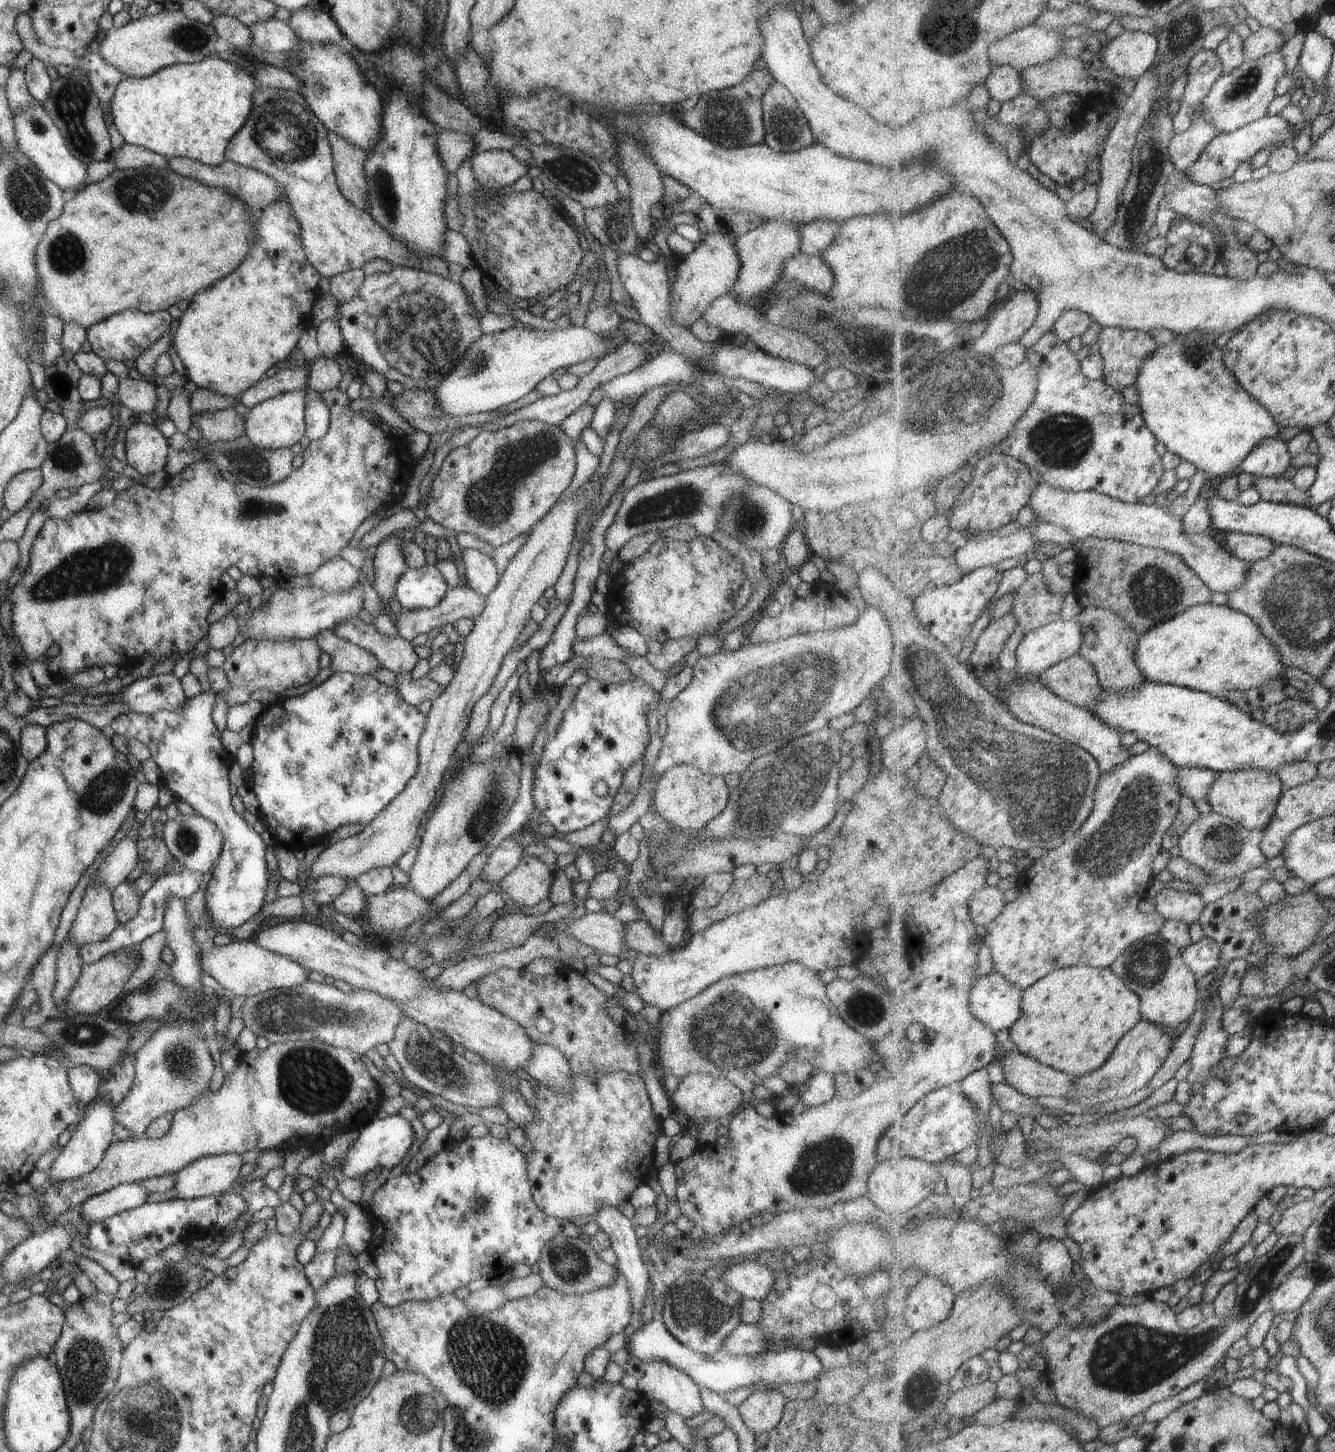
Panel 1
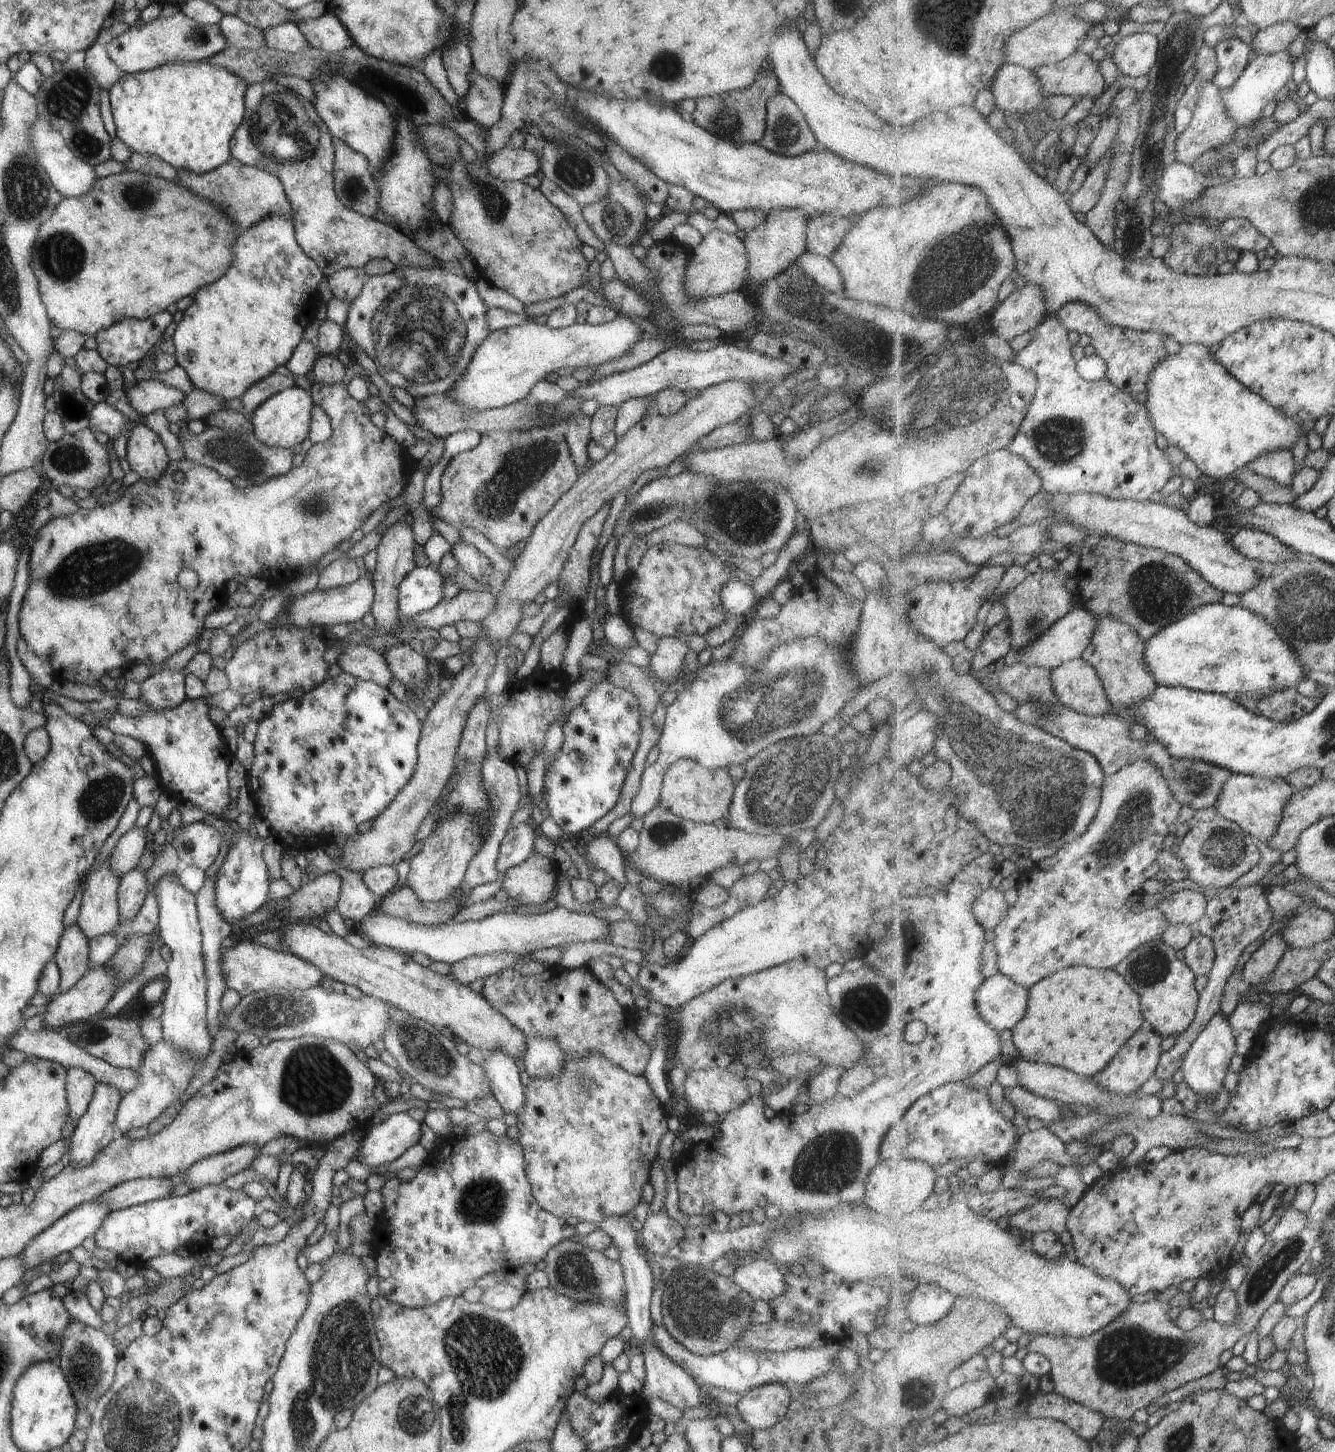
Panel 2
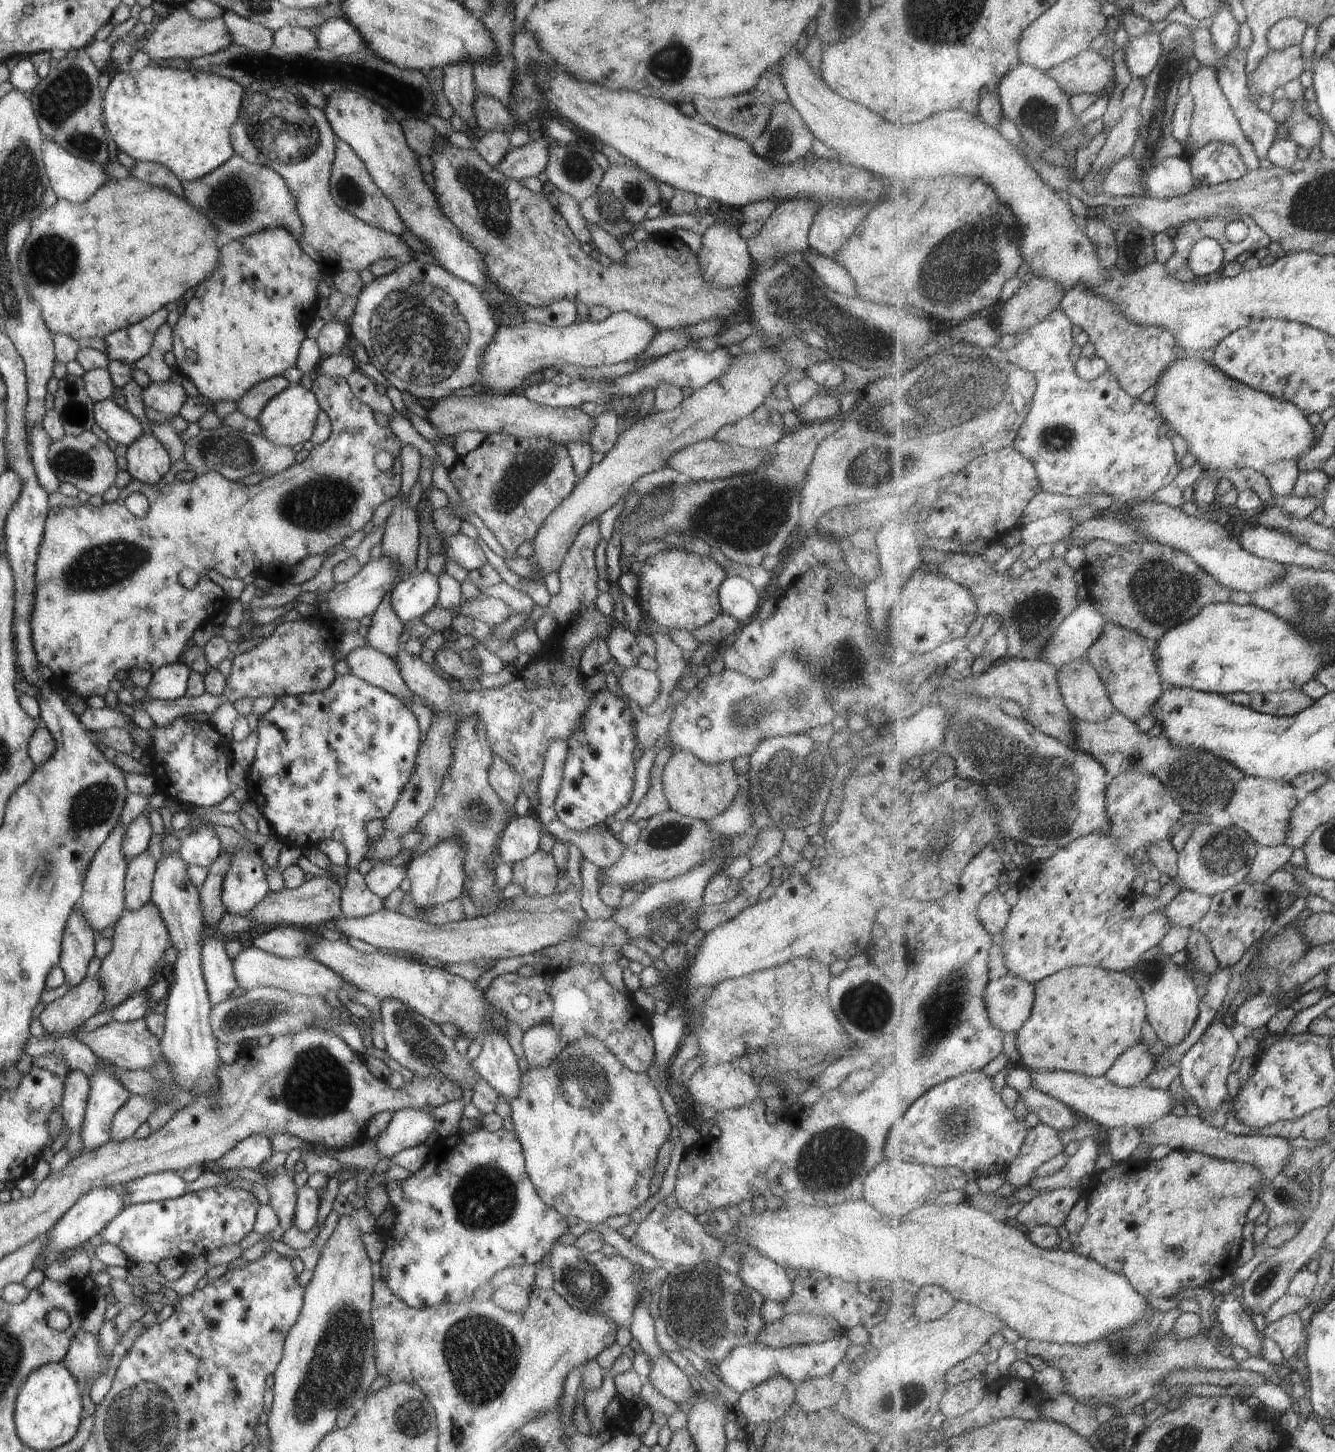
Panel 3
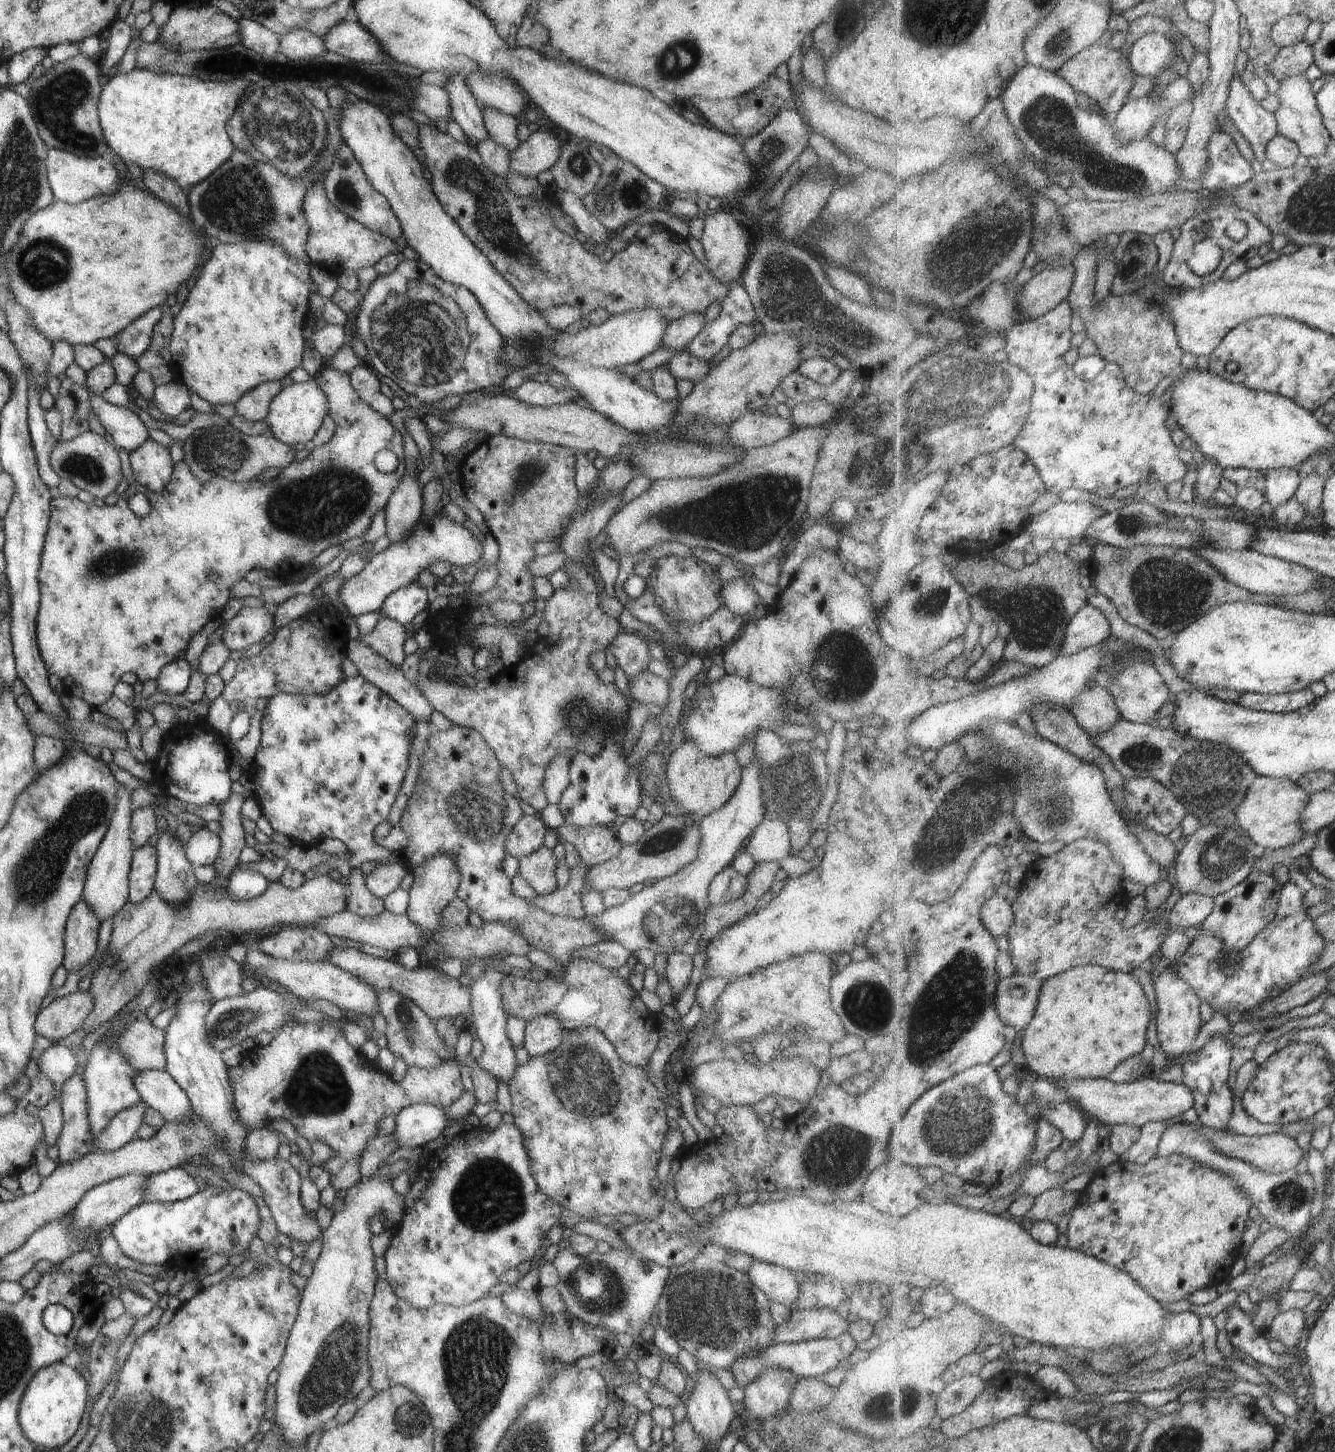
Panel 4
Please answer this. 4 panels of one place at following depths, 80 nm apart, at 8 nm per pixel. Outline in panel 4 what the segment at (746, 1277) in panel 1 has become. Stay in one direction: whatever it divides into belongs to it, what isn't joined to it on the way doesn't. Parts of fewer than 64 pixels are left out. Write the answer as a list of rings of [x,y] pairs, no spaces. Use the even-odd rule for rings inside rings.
[[[753,1259],[745,1274],[771,1303],[789,1308],[798,1297],[798,1284],[792,1273],[789,1269]]]

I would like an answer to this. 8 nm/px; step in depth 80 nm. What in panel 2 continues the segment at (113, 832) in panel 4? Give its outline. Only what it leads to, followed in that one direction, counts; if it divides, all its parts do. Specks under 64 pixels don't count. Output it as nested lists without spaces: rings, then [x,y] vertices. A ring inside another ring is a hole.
[[[108,857],[99,866],[95,867],[94,872],[87,875],[85,884],[83,884],[83,894],[79,914],[76,917],[76,925],[88,939],[113,932],[121,921],[118,917],[118,898],[116,893],[120,878],[110,869],[109,859],[111,858]]]

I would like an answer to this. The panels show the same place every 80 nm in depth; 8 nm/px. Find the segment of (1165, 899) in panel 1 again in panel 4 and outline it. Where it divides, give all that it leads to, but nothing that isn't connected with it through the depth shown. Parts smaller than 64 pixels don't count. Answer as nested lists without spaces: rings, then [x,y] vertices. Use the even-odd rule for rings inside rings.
[[[1201,893],[1184,894],[1167,913],[1167,922],[1172,928],[1200,927],[1213,912],[1215,899]]]

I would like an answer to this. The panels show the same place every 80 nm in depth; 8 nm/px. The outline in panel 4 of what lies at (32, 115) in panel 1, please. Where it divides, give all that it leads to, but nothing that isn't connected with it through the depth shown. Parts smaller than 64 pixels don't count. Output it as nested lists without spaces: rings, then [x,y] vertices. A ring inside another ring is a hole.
[[[50,148],[46,152],[44,163],[48,185],[52,190],[53,198],[57,201],[77,204],[93,195],[111,194],[120,183],[115,168],[109,162],[109,155],[100,157],[76,157],[71,153]]]

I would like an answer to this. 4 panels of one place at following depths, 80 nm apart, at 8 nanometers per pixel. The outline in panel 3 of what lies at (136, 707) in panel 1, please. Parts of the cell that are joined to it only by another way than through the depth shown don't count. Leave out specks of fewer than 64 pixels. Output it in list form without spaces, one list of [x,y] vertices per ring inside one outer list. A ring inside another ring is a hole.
[[[178,661],[160,666],[153,672],[145,693],[151,699],[160,701],[178,699],[184,695],[189,673],[187,666]]]

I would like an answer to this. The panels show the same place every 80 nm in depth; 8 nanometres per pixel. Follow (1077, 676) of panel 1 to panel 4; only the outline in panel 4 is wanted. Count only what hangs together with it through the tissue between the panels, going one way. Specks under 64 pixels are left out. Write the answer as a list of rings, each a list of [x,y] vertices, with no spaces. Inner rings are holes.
[[[1105,687],[1086,688],[1079,694],[1077,702],[1072,704],[1070,711],[1093,738],[1109,731],[1122,718],[1114,696]]]

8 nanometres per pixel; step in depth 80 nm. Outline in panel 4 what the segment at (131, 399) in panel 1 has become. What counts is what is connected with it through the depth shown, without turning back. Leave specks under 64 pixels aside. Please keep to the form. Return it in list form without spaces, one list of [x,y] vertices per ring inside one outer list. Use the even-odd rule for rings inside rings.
[[[171,380],[154,388],[153,406],[156,406],[161,414],[175,417],[190,406],[189,394],[188,388],[183,383]]]

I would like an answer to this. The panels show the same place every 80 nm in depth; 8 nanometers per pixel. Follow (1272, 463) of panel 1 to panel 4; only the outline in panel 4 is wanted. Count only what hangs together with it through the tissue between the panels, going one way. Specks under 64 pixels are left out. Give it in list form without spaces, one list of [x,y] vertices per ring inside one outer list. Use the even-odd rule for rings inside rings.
[[[1283,467],[1270,470],[1266,474],[1268,483],[1265,494],[1267,501],[1274,509],[1291,500],[1302,481],[1297,468]]]

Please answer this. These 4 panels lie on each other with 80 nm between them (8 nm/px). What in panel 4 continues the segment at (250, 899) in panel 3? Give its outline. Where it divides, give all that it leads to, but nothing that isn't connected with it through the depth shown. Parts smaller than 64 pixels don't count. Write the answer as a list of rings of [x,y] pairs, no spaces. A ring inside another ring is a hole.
[[[237,869],[228,876],[226,891],[237,900],[246,901],[258,897],[268,885],[268,880],[253,869]]]

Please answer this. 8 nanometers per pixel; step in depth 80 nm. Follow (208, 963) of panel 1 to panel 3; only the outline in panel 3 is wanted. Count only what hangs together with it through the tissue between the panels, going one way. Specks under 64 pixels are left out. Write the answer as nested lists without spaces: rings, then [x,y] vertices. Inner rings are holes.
[[[253,945],[243,947],[234,959],[230,959],[232,970],[236,978],[236,986],[248,991],[253,987],[275,987],[282,991],[293,994],[307,995],[312,997],[317,995],[323,997],[327,990],[343,988],[350,999],[351,991],[357,989],[349,983],[345,983],[340,976],[337,976],[330,968],[317,963],[316,960],[307,957],[276,957],[274,954],[265,952]]]

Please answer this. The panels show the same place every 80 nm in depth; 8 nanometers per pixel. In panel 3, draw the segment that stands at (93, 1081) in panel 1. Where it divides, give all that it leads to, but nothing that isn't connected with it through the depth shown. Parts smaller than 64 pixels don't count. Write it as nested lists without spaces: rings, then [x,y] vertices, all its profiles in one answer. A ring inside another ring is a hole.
[[[71,1069],[64,1076],[63,1084],[62,1103],[59,1110],[62,1114],[62,1122],[69,1131],[63,1147],[71,1158],[81,1154],[82,1143],[79,1131],[89,1094],[88,1075],[80,1070]]]

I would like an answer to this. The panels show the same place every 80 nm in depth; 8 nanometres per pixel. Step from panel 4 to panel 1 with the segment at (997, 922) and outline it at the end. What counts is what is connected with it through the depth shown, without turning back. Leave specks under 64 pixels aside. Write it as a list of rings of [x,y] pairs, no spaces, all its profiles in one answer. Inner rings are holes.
[[[985,885],[971,897],[970,915],[974,924],[986,927],[1006,907],[1005,894],[996,886]]]

